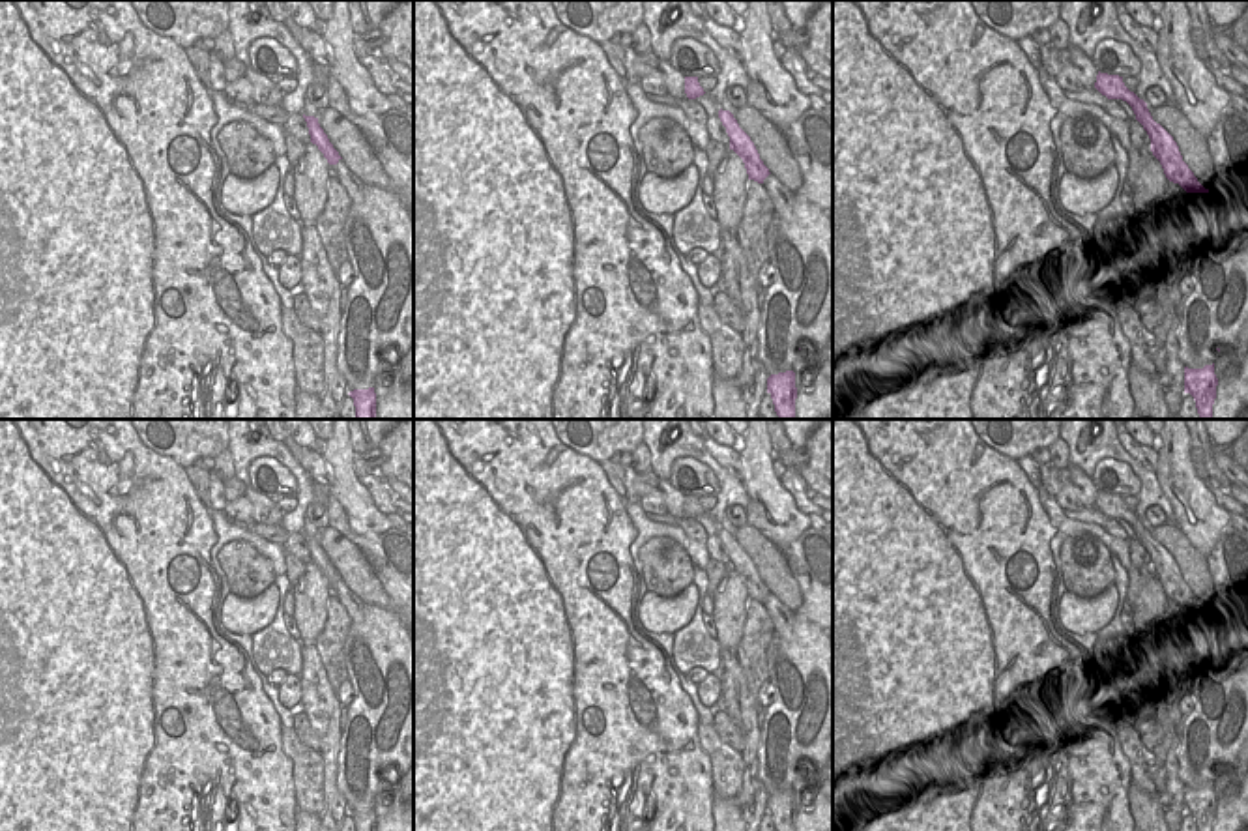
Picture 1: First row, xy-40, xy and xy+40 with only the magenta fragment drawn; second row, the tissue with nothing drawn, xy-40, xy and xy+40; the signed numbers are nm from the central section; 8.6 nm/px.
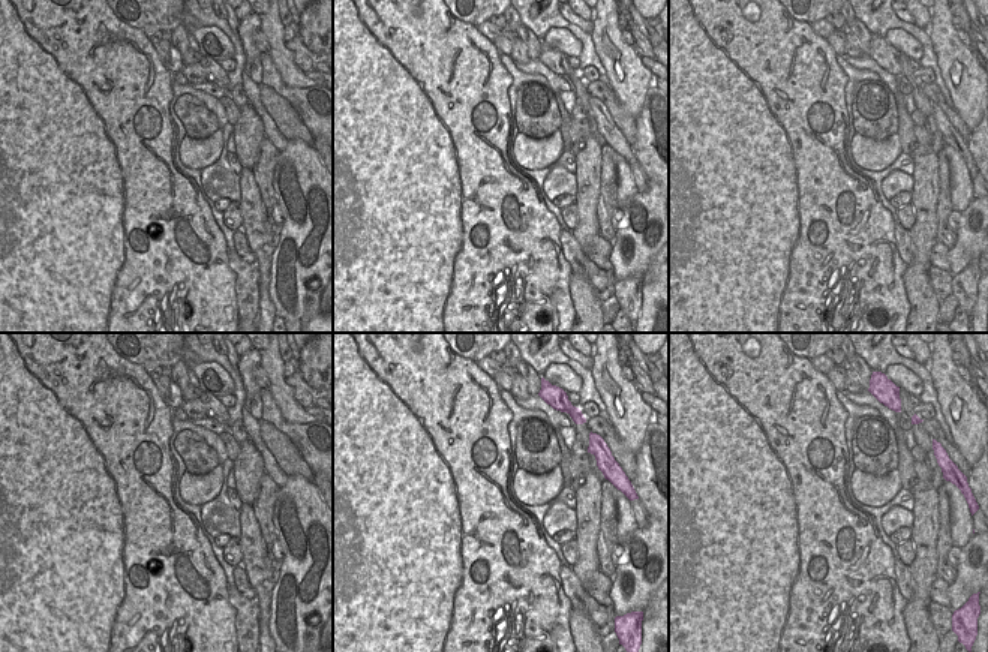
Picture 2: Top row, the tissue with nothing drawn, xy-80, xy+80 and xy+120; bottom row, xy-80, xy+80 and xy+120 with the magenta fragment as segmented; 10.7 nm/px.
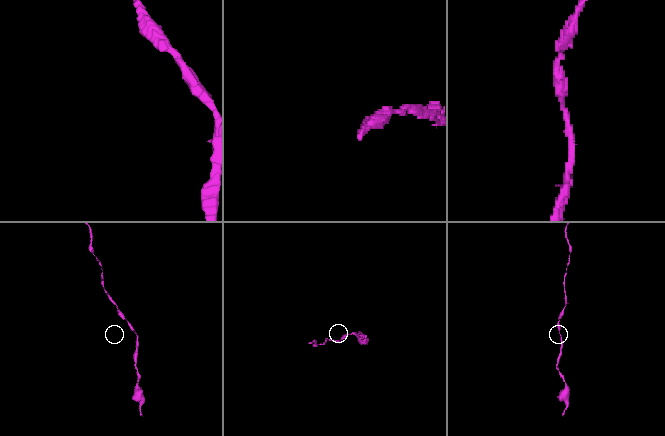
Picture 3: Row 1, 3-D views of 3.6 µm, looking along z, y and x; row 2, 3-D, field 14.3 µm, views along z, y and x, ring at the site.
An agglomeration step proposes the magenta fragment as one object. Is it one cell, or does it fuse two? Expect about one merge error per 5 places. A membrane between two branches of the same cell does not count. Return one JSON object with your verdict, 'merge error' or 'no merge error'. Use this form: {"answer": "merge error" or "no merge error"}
{"answer": "no merge error"}

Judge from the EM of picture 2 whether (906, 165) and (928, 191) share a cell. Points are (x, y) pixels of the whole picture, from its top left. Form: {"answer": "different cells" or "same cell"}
{"answer": "different cells"}

